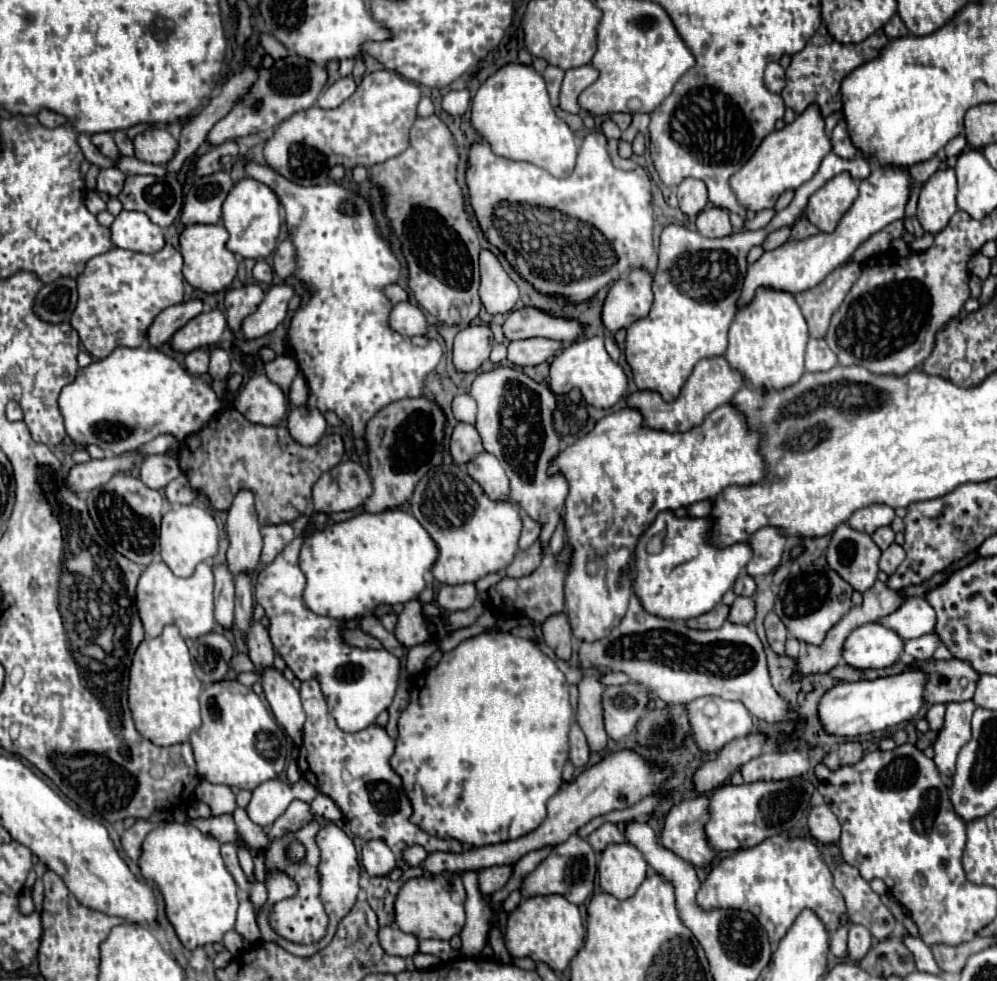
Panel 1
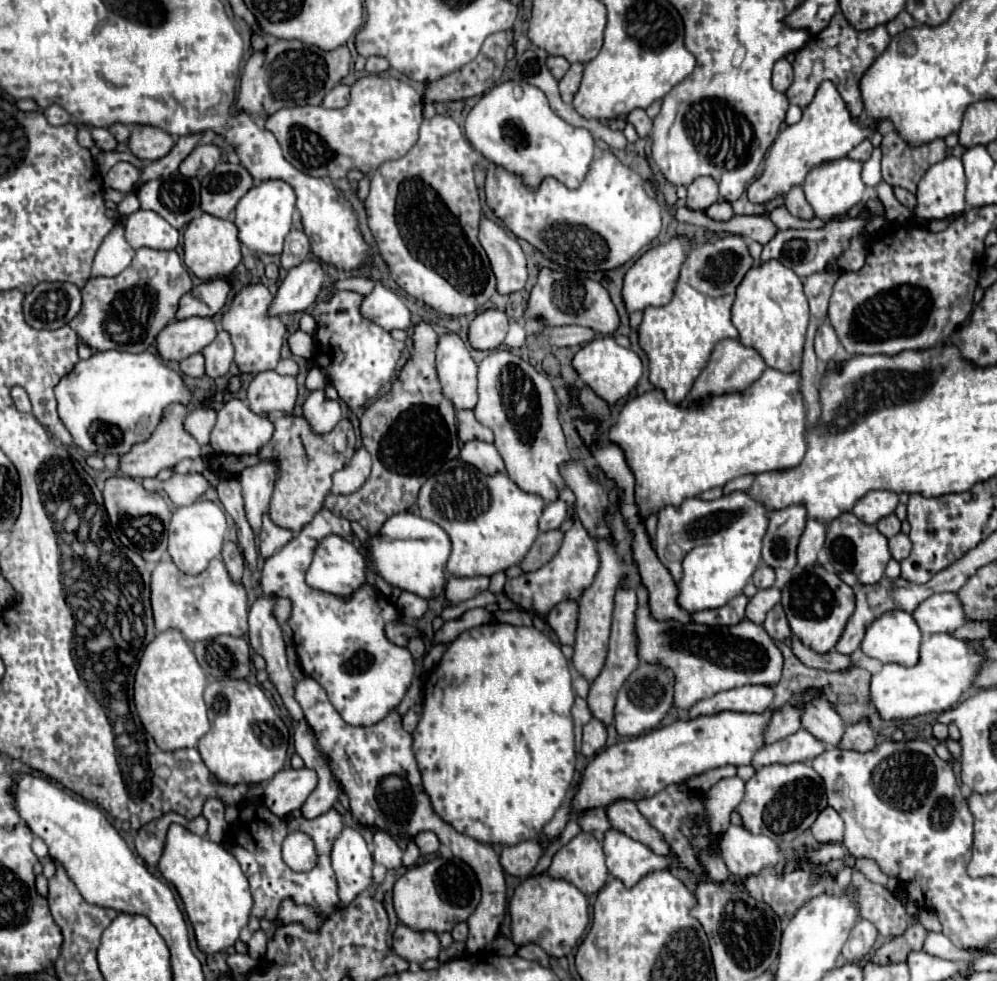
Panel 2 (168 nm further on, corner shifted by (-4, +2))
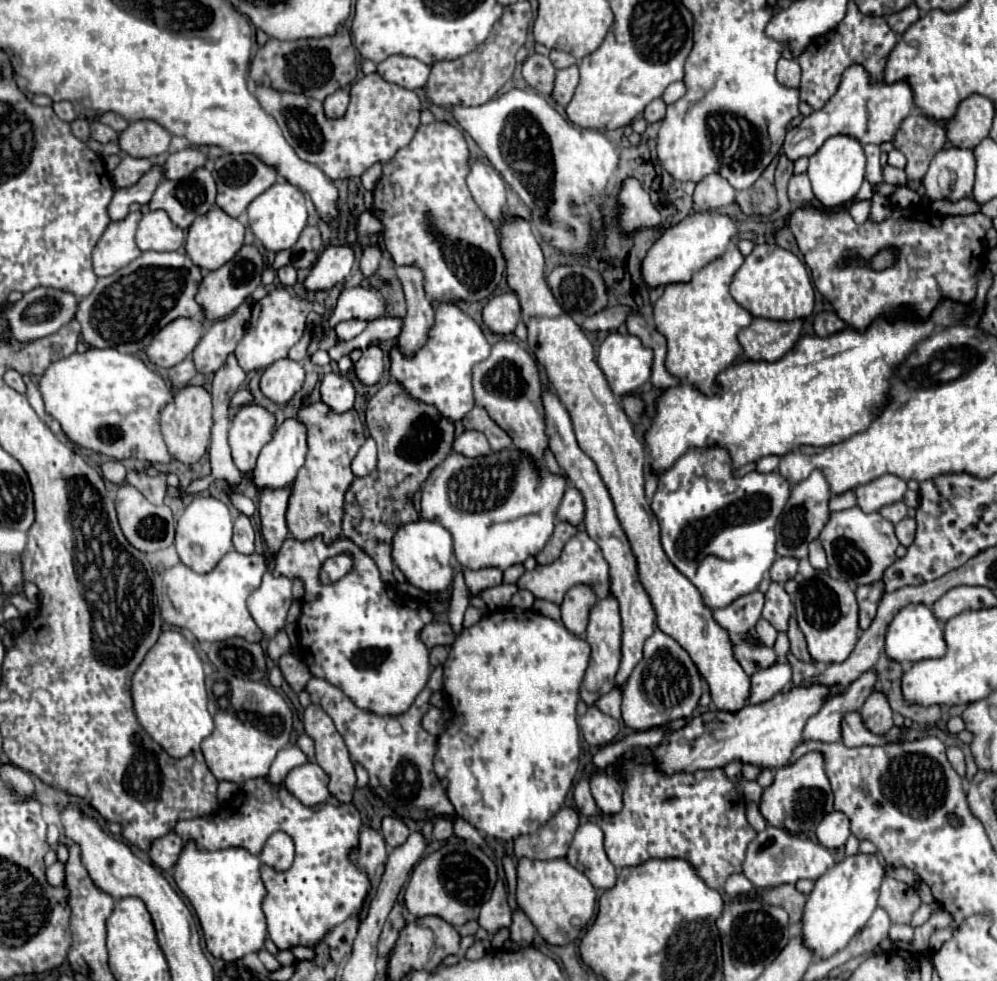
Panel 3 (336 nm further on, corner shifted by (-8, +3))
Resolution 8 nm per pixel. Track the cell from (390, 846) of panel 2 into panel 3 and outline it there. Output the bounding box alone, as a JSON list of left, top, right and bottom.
[381,818,409,848]

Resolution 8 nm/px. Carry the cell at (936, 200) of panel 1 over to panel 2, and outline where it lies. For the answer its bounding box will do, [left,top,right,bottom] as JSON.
[913,155,965,219]

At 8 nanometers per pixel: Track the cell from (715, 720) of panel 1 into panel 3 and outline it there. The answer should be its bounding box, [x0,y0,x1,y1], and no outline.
[747,664,791,704]

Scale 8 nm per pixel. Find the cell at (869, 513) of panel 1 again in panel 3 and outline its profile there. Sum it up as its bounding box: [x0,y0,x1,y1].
[855,474,907,512]

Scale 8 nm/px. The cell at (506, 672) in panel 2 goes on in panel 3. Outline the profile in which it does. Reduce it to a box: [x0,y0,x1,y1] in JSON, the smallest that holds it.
[435,610,589,840]

